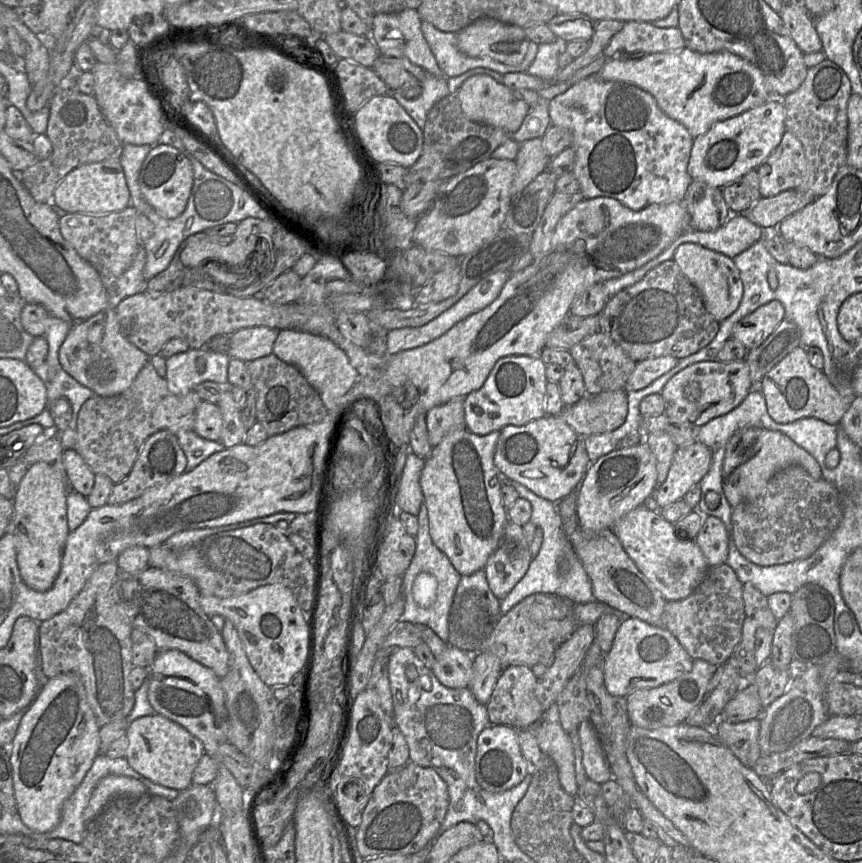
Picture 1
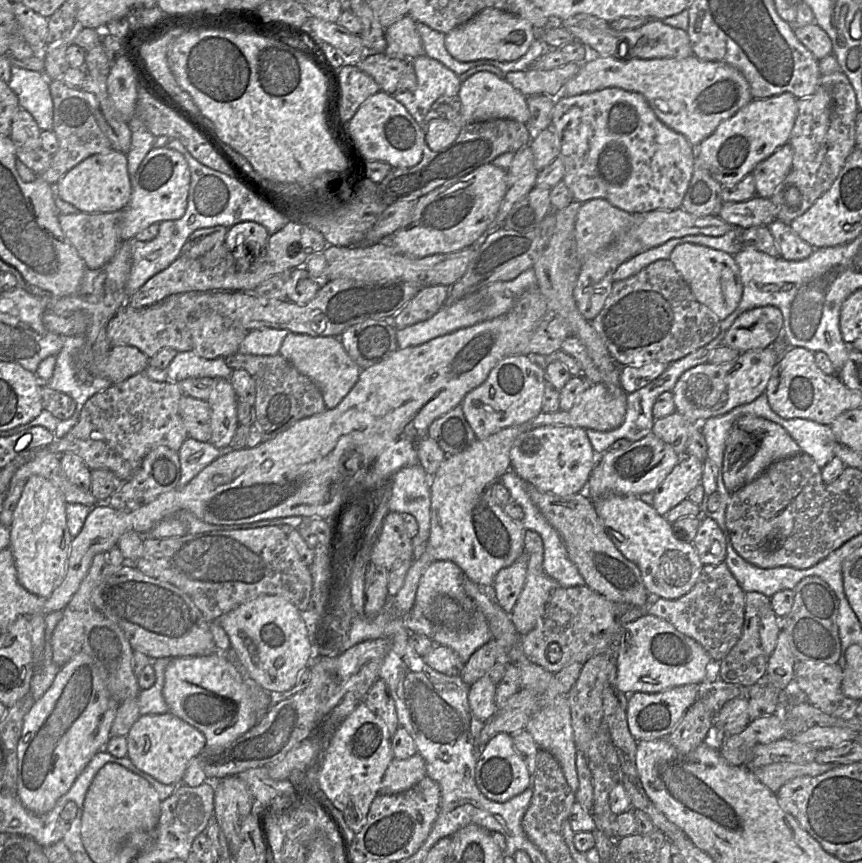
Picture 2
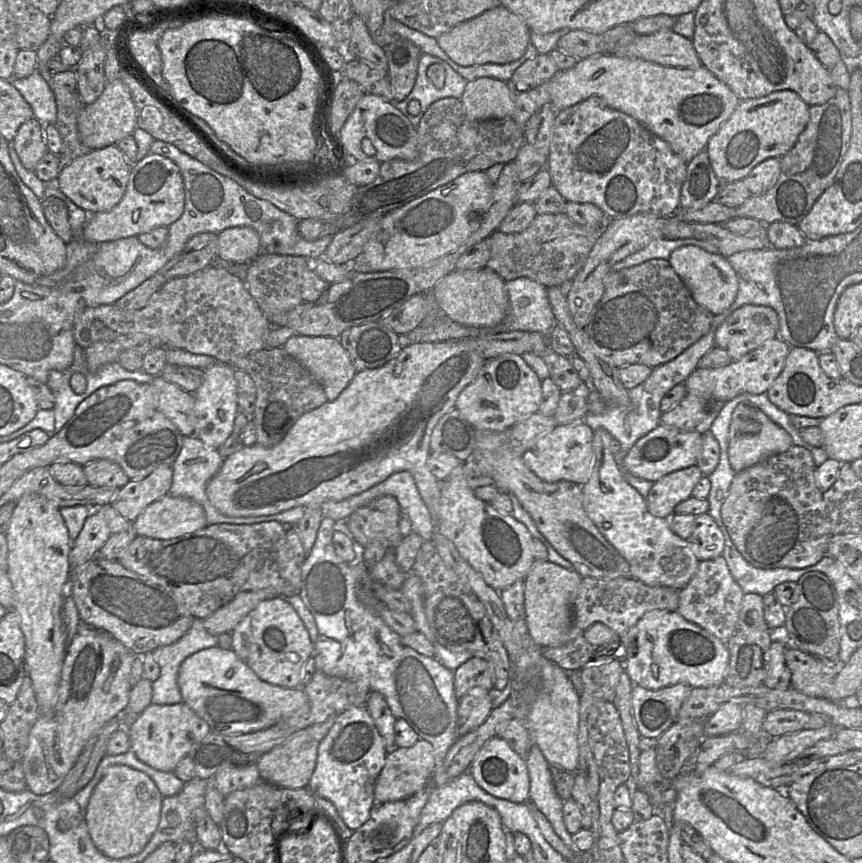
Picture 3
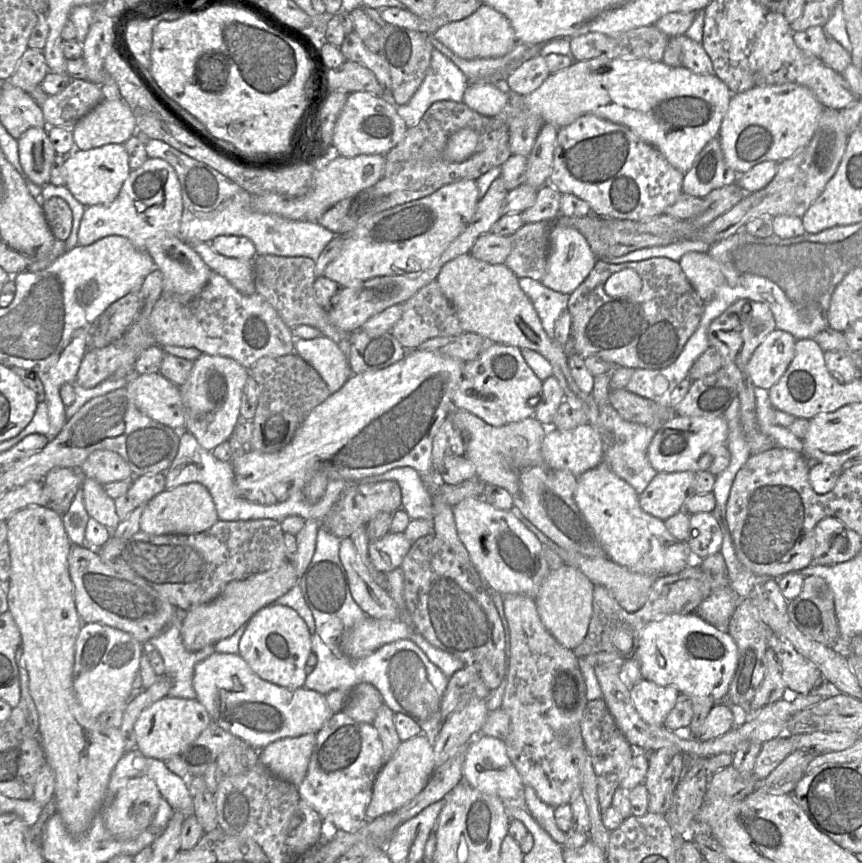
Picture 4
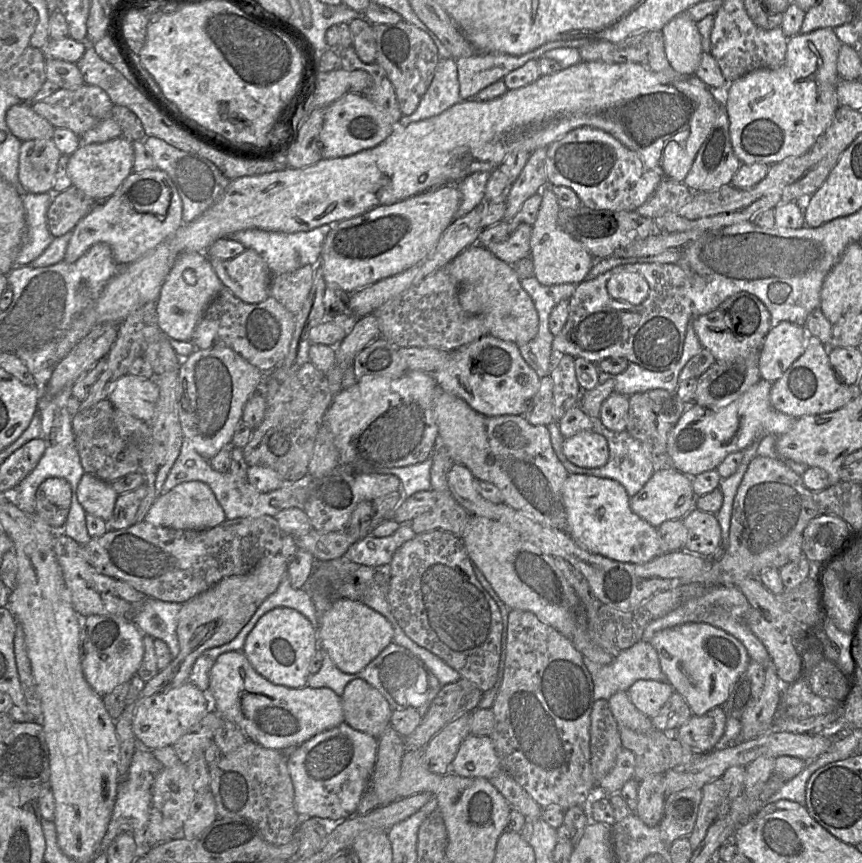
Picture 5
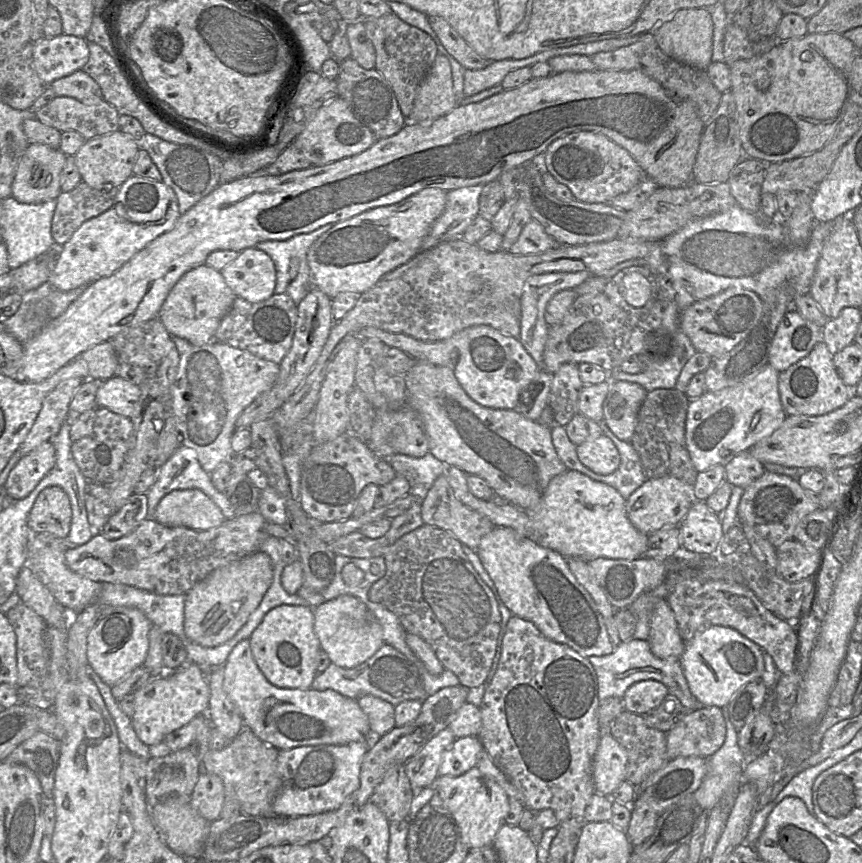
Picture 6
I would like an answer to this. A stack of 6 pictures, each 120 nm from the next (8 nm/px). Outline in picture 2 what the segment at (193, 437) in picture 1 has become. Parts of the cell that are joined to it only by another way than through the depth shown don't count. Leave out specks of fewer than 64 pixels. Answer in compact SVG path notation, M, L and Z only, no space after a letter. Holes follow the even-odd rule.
M188 436L178 450L180 460L180 479L176 488L187 485L206 466L217 459L225 450L212 443L201 442Z

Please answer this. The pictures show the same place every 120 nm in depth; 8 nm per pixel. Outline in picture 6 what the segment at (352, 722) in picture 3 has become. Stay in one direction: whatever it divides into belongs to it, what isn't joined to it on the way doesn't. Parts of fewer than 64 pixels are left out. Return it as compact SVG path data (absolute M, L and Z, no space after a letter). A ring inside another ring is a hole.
M371 740L344 745L300 746L279 750L277 765L282 781L273 802L273 812L280 817L314 815L338 809L360 785L360 769Z

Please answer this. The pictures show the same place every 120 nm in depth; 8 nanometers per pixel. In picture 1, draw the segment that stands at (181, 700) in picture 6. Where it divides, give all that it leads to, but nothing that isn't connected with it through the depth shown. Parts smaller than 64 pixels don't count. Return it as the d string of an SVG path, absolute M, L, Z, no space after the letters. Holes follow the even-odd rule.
M159 714L142 716L129 723L125 758L129 765L150 781L182 791L190 787L195 768L205 753L202 741L180 724Z

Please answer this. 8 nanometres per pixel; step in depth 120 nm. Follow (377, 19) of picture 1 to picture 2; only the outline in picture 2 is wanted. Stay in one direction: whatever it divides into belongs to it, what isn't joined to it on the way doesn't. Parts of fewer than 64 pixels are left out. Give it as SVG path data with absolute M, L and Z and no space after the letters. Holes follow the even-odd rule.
M406 15L384 31L387 52L397 57L413 59L424 55L423 43L416 30L415 20Z

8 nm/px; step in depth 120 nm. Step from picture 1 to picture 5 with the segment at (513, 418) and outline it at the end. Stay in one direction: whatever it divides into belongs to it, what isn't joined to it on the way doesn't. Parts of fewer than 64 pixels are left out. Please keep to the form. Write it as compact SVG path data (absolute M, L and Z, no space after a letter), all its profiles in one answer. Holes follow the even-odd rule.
M486 335L448 354L448 361L432 374L443 391L463 399L485 416L522 415L540 386L540 377L526 363L518 346Z

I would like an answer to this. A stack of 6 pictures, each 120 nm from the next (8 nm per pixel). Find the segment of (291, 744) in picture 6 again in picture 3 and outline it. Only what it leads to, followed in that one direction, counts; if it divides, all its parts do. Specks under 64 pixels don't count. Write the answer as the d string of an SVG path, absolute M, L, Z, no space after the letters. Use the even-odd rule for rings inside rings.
M210 647L187 657L179 667L178 686L183 703L190 707L211 727L211 731L222 734L248 734L269 728L293 714L304 714L309 710L309 700L302 687L282 688L262 681L232 649Z

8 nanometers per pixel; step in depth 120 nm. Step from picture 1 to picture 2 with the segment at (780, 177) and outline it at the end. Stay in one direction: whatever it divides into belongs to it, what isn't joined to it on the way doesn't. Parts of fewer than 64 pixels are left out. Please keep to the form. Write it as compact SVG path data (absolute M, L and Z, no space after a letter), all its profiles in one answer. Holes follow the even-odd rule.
M788 142L758 162L751 172L756 195L769 198L791 170L792 159L793 152Z

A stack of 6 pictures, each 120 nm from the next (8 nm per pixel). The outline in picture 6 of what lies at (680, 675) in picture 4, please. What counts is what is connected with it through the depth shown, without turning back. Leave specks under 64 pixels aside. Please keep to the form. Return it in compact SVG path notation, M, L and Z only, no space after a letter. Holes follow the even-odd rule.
M710 626L697 633L679 658L689 690L704 706L727 706L736 691L760 678L764 672L764 652L753 641L725 626Z

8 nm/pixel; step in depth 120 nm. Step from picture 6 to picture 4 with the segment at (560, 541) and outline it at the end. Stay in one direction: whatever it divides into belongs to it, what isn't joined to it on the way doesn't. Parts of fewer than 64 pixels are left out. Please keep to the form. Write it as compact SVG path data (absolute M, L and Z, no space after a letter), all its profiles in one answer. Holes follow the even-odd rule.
M603 462L595 468L577 476L574 500L592 528L606 557L620 566L637 573L665 575L679 573L688 566L699 566L700 560L697 560L693 556L687 542L679 541L673 537L667 531L664 521L645 513L639 505L638 494L635 490L609 470Z

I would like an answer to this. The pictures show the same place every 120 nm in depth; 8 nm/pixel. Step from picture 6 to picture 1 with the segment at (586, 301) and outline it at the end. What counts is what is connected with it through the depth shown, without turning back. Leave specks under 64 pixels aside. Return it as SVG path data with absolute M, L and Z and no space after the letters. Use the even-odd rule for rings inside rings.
M671 259L610 297L597 314L600 330L635 362L662 356L685 358L706 347L720 323L706 310L697 288Z

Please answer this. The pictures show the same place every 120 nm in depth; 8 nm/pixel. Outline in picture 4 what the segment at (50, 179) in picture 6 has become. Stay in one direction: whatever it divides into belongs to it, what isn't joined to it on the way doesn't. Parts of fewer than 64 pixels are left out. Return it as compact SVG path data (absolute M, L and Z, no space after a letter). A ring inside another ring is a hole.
M30 128L17 141L20 165L26 176L41 187L48 184L56 152L46 129Z

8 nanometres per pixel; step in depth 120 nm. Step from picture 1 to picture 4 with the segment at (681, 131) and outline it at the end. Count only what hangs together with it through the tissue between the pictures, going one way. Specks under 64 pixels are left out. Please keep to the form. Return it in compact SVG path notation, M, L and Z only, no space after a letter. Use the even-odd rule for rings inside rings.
M586 114L580 116L571 124L558 128L553 153L552 170L548 183L561 194L573 194L586 201L590 205L591 213L599 217L644 221L651 219L652 217L665 214L666 209L675 203L682 193L683 176L684 174L674 168L655 147L638 137L630 128L601 119L593 114Z

